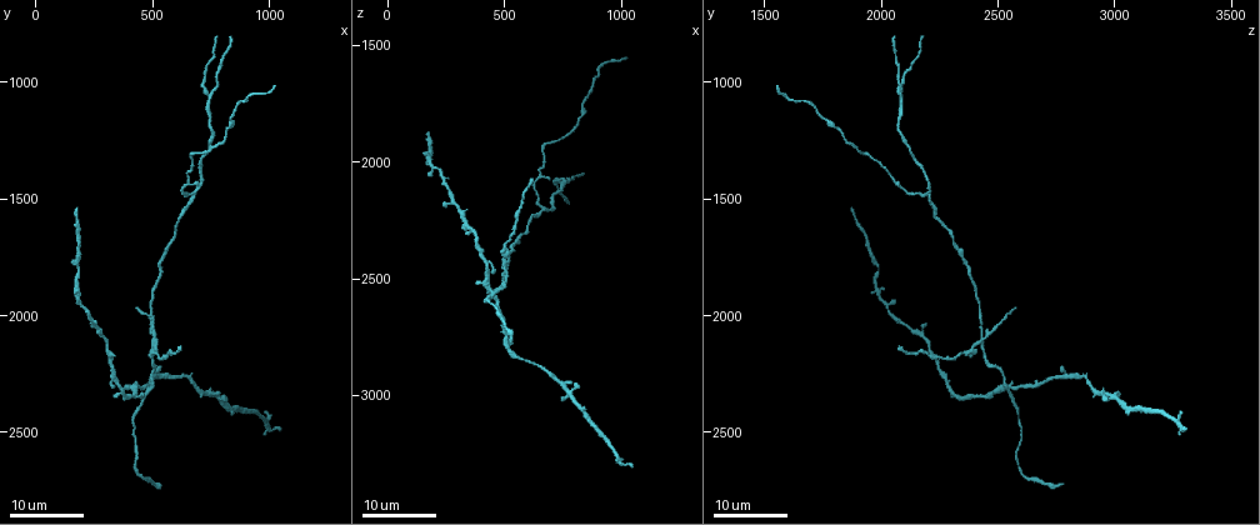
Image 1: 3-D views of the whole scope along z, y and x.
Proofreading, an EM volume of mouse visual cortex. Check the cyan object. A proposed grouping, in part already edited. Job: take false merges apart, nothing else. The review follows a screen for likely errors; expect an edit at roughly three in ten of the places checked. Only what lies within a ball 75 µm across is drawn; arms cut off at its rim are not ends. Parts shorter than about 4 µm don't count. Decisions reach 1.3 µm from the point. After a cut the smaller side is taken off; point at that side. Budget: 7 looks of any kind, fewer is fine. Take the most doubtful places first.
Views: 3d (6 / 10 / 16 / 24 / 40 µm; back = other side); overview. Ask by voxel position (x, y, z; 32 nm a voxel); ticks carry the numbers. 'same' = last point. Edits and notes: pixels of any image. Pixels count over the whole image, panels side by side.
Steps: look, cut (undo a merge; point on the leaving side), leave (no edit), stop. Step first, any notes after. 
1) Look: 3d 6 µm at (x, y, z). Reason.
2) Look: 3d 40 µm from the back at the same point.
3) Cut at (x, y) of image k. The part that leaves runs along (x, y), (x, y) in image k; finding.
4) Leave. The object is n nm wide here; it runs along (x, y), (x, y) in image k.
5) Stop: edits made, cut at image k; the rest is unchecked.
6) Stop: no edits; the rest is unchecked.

Look: 3d 24 µm at (510, 2100, 2430). Looks like a crossing.

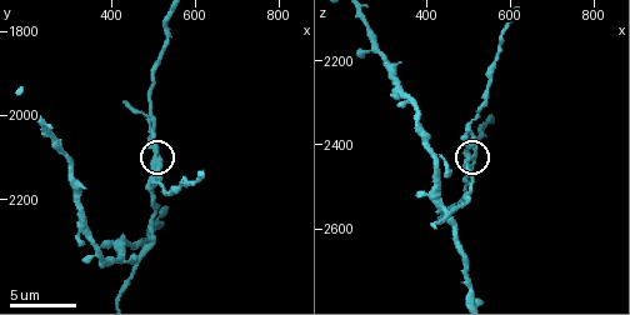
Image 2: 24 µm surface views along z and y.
Look: 3d 10 µm at (515, 2110, 2420).

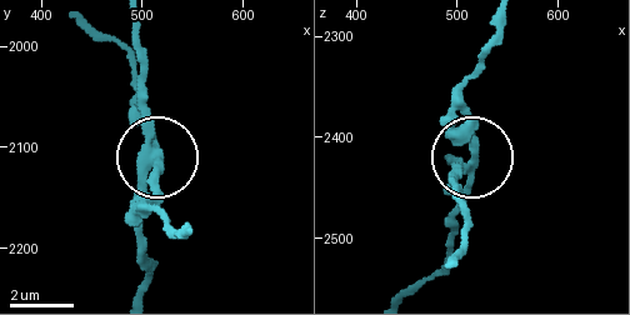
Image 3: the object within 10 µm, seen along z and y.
Look: 3d 10 µm from the back at (516, 2114, 2424).

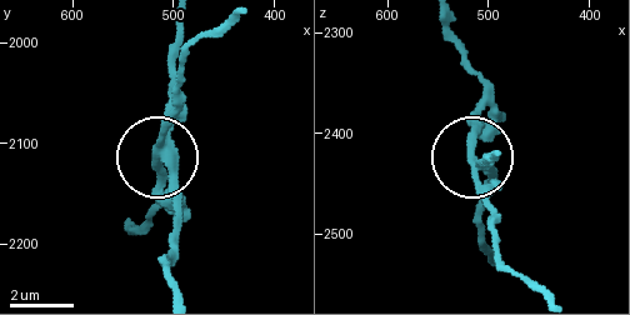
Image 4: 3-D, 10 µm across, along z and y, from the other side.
Cut at (181, 113) of image 4. The part that leaves runs along (470, 164), (470, 126), (486, 86), (446, 21) in image 4; a second neuron is stuck on.

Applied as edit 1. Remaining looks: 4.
Look: overview. See it whole again.

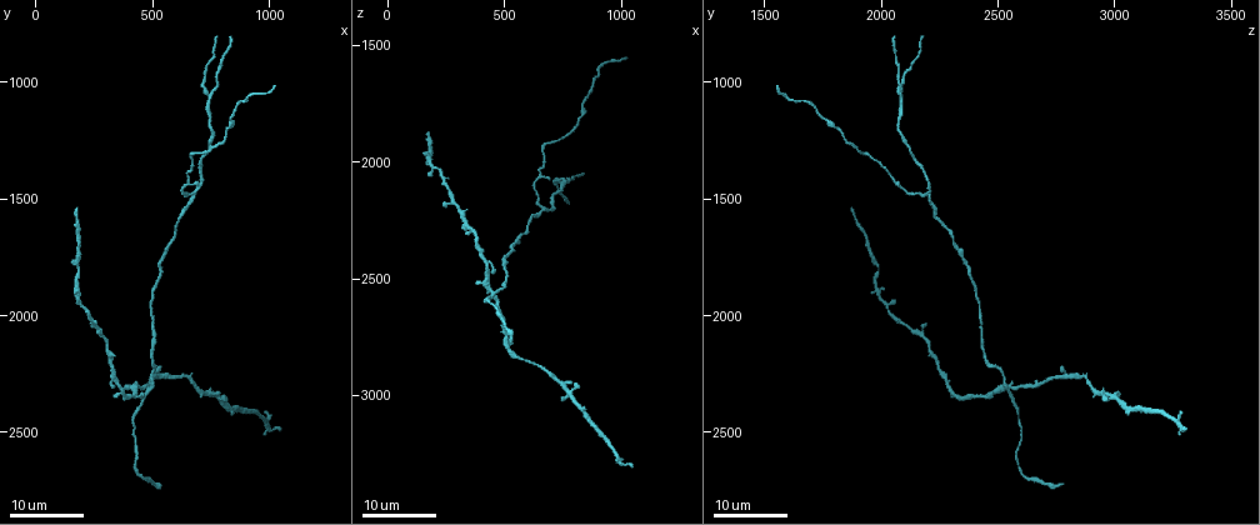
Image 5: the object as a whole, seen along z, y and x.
Look: 3d 16 µm at (750, 1050, 2080). Three-way junction.

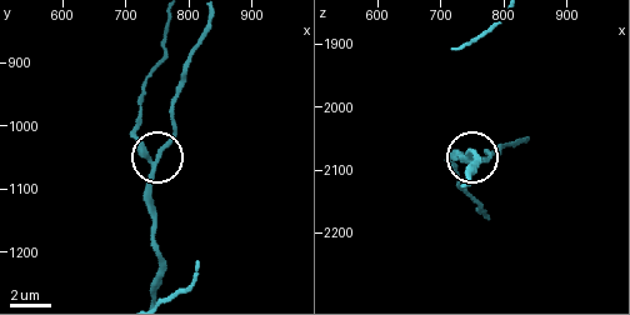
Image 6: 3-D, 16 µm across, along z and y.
Look: 3d 6 µm at the same point. Zoom in.

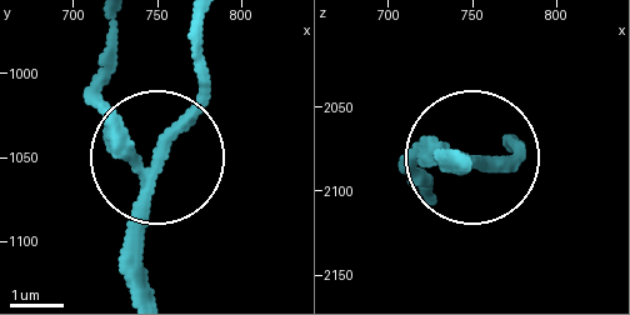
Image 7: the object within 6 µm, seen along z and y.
Look: 3d 6 µm from the back at the same point.

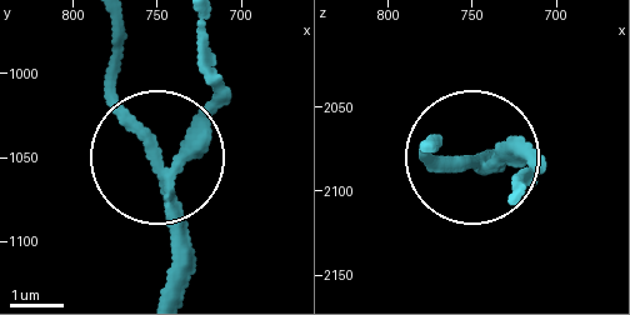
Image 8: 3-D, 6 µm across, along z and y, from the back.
Cut at (208, 124) of image 8. The side arm is 9 µm long; the part that leaves runs along (170, 183), (211, 80), (201, 26) in image 8; a second neuron is stuck on.

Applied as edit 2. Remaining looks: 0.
Stop: edits made, cut at image 4, cut at image 8; the rest is unchecked.

